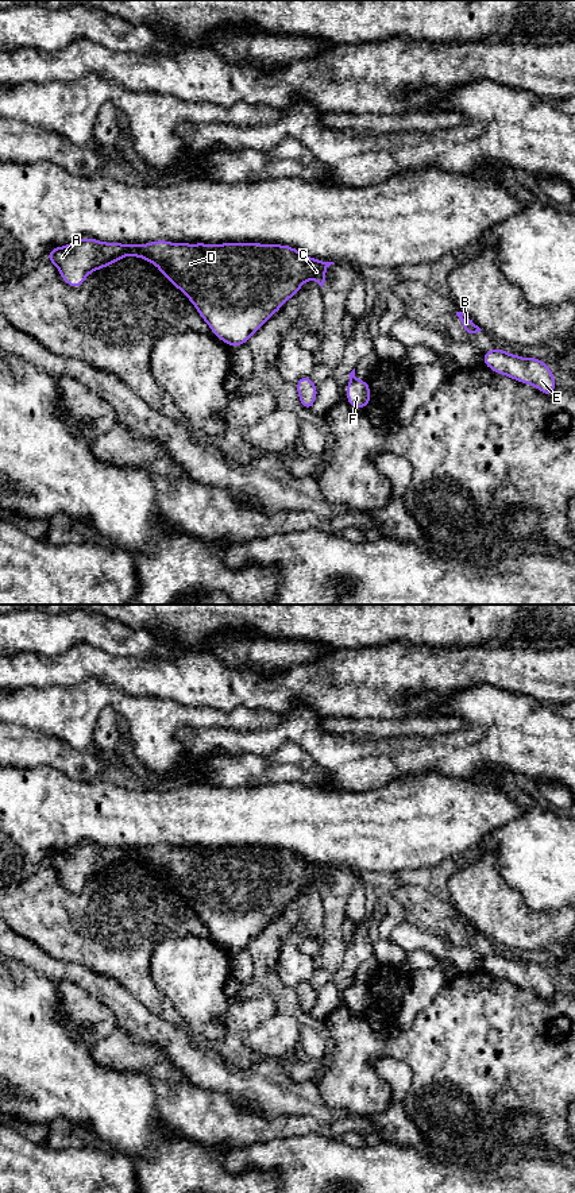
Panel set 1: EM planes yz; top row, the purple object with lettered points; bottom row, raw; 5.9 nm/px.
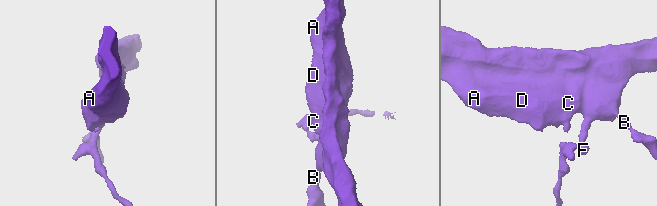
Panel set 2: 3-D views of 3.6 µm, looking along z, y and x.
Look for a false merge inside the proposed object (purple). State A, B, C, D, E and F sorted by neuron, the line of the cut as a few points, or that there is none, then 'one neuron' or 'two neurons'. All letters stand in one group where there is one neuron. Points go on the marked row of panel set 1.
groups A B C D E / F; cut yz (355, 378), (350, 382); two neurons

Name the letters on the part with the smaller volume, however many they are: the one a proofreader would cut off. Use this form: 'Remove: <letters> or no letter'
Remove: F

